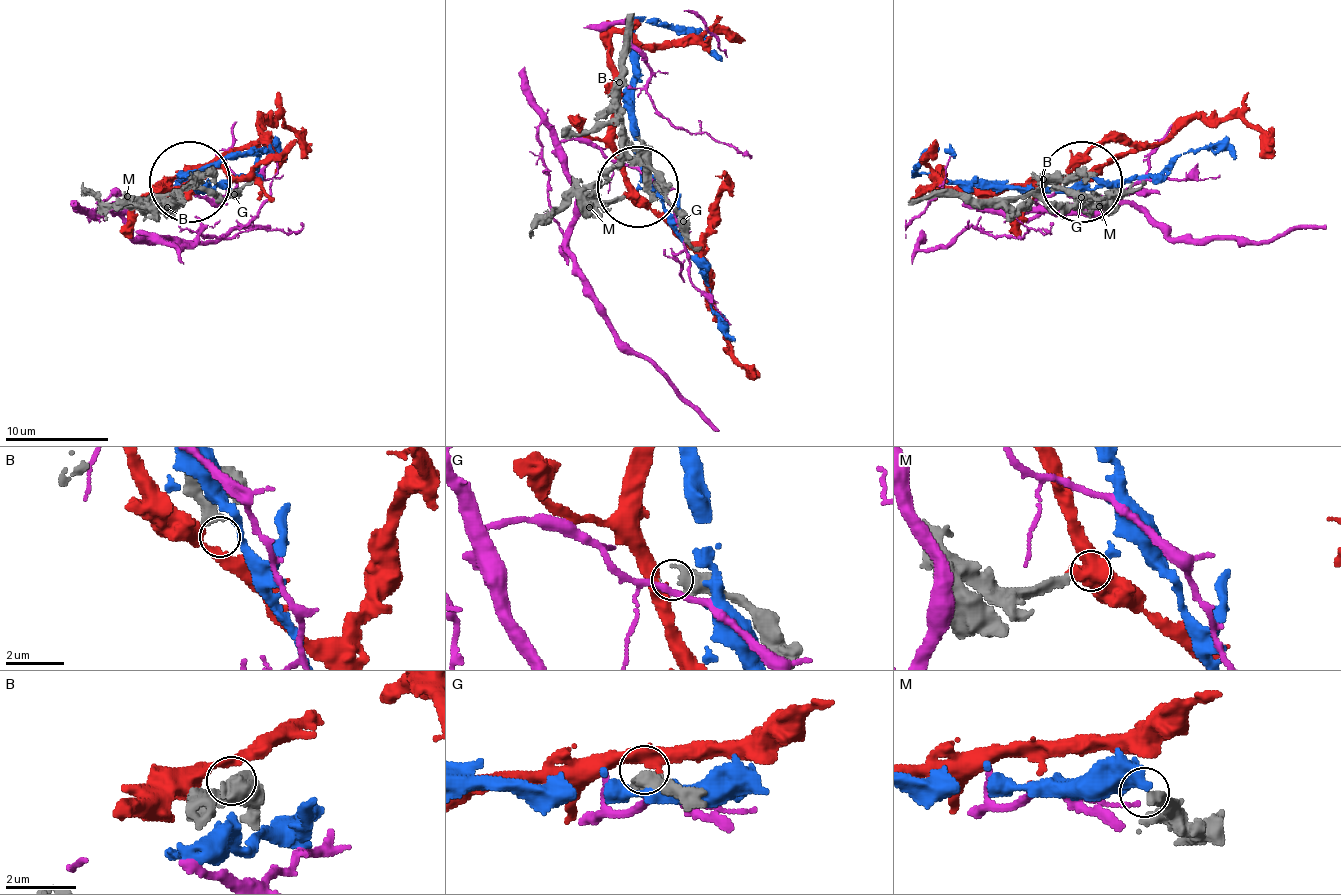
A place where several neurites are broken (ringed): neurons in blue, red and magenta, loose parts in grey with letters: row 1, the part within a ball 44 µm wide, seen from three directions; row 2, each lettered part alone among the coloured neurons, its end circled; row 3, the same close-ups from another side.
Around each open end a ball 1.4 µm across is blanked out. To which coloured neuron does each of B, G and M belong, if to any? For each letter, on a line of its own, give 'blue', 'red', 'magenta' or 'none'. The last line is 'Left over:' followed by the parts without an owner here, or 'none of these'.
B: none
G: red
M: blue
Left over: B

